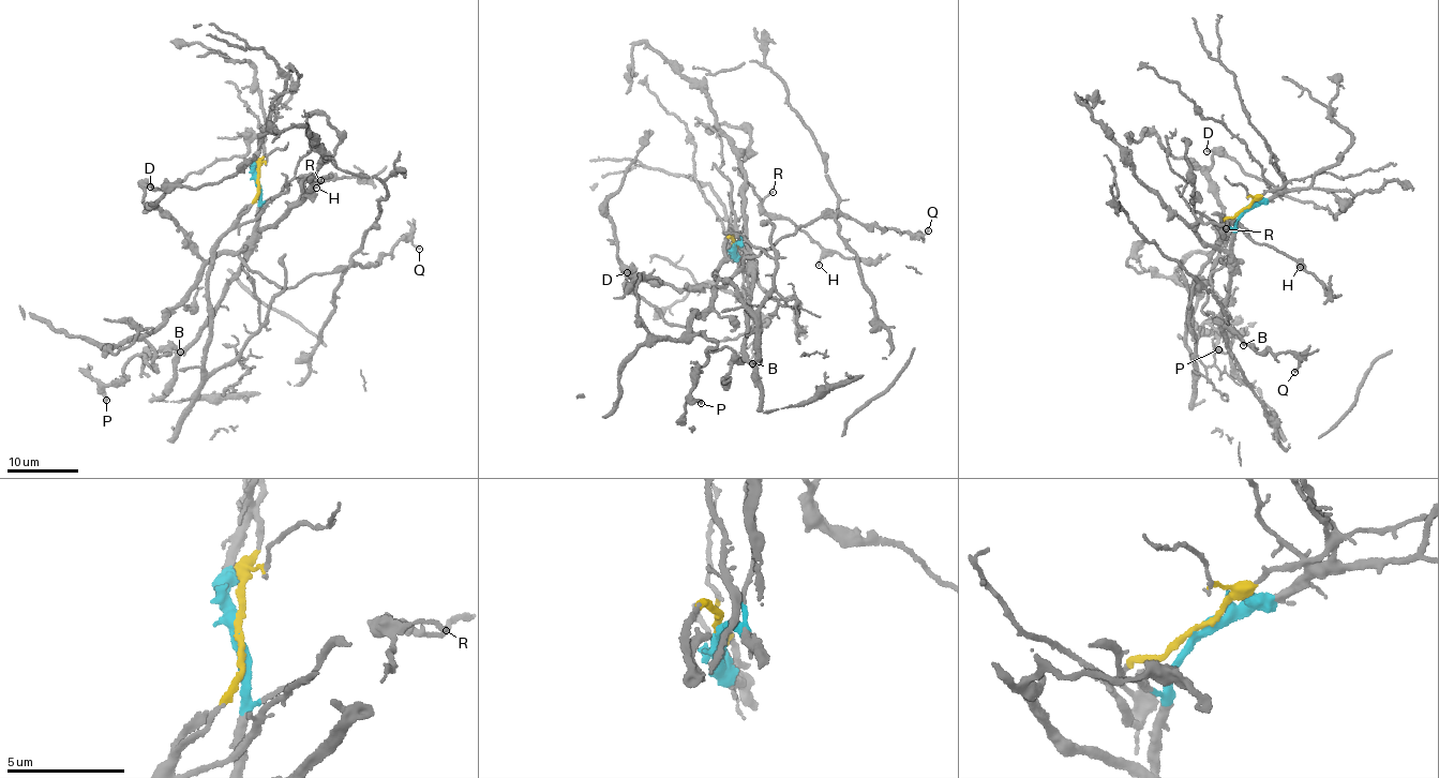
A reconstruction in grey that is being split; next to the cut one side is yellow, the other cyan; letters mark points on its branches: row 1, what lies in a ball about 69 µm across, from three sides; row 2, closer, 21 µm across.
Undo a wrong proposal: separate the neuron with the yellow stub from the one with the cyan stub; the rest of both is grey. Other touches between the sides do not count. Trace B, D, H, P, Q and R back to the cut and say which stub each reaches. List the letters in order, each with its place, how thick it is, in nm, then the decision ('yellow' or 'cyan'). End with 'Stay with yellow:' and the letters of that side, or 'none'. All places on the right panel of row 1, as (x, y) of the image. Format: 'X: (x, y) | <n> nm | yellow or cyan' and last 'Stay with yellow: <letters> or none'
B: (1243, 345) | 180 nm | cyan
D: (1207, 151) | 140 nm | cyan
H: (1300, 267) | 160 nm | cyan
P: (1218, 349) | 280 nm | cyan
Q: (1294, 372) | 170 nm | cyan
R: (1226, 228) | 160 nm | cyan
Stay with yellow: none

